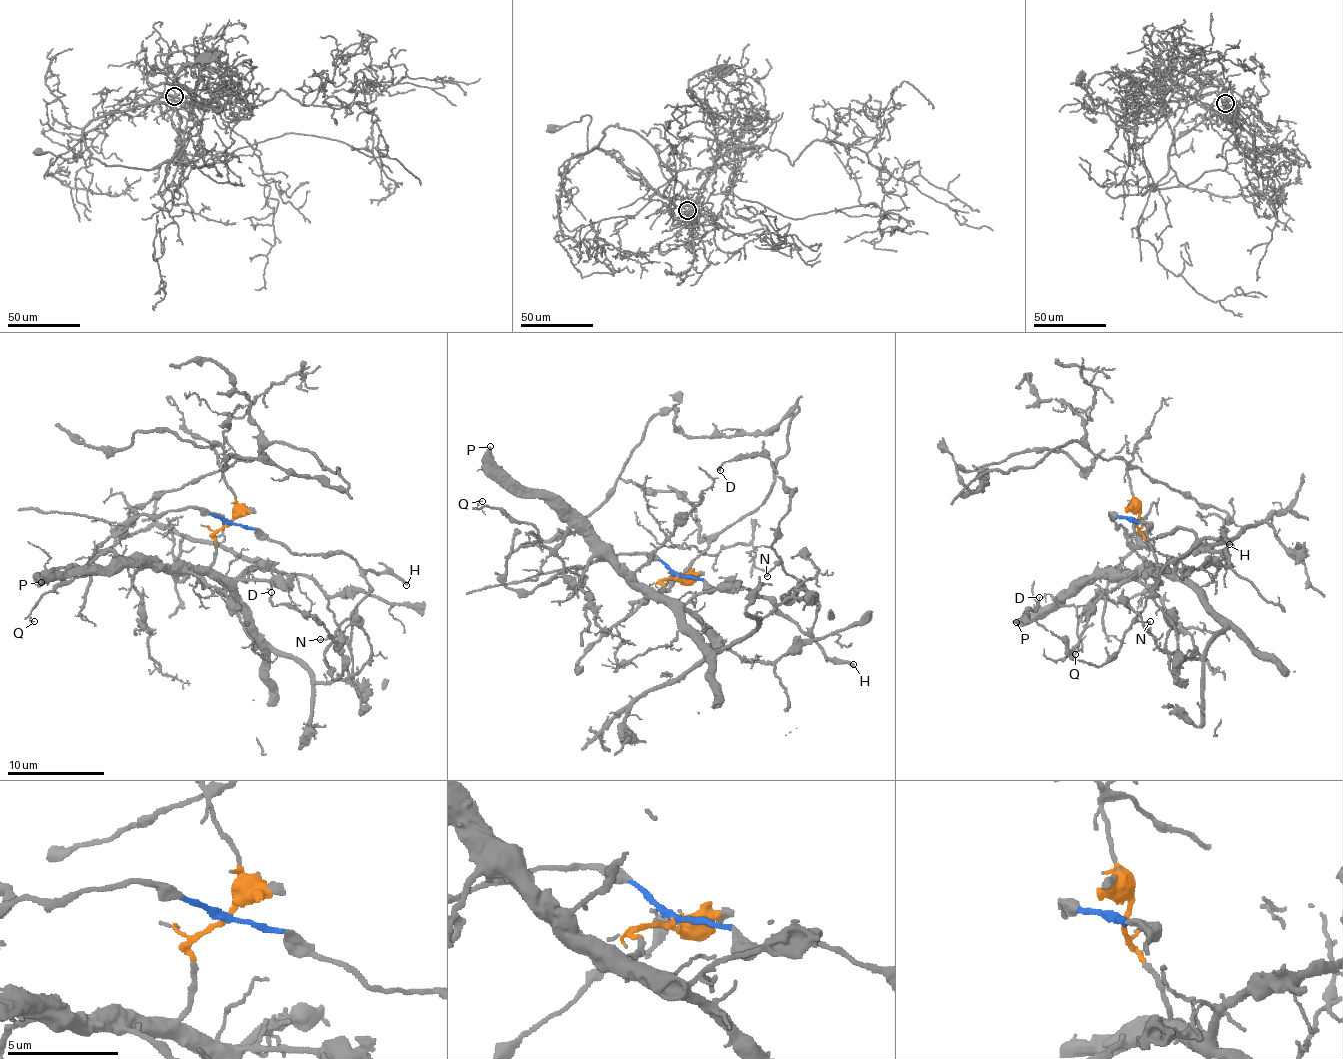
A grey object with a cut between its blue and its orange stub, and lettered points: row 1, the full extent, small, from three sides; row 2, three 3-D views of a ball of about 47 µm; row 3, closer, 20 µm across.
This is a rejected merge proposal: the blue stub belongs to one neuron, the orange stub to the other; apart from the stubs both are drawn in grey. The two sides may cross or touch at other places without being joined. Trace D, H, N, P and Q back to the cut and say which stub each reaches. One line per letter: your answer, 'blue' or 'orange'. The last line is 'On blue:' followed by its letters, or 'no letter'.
D: blue
H: blue
N: blue
P: orange
Q: orange
On blue: D, H, N

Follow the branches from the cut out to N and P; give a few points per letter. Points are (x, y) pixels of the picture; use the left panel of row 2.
N: (229, 524), (256, 527), (292, 553), (346, 553), (358, 567), (370, 584), (370, 591), (333, 633), (319, 639)
P: (229, 524), (215, 535), (210, 564), (198, 566), (110, 562), (93, 568), (76, 567), (42, 582)

